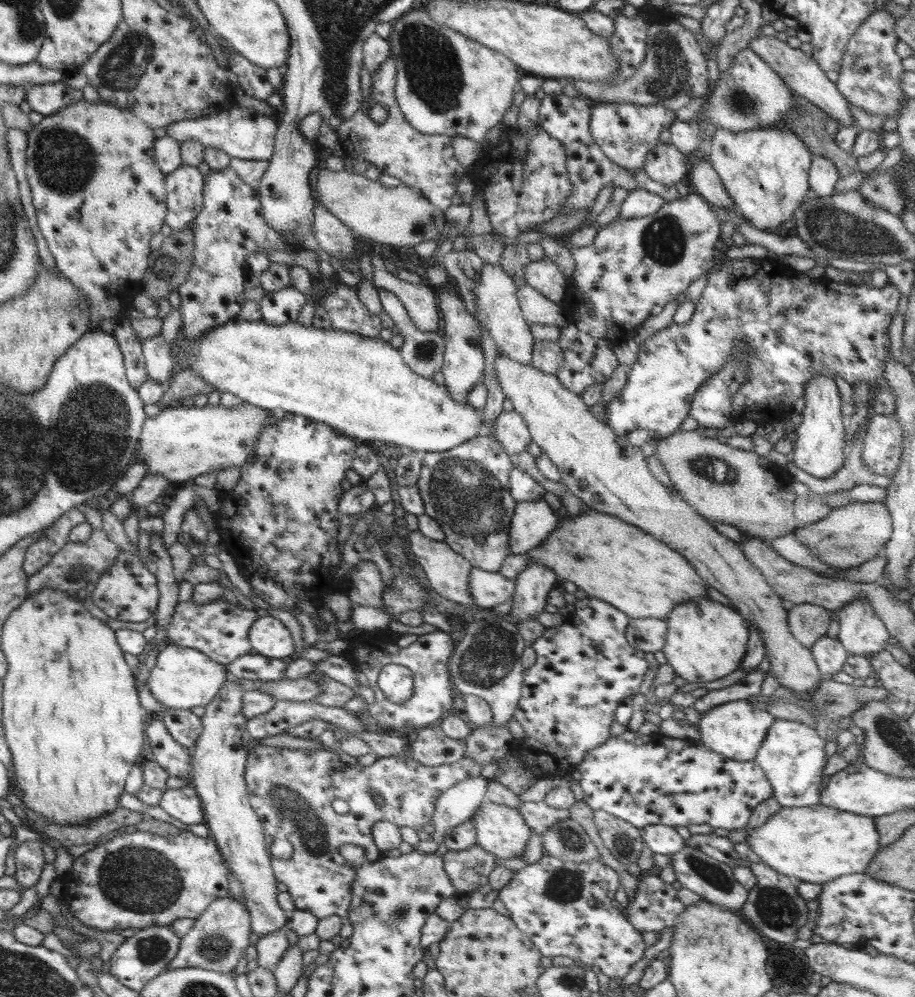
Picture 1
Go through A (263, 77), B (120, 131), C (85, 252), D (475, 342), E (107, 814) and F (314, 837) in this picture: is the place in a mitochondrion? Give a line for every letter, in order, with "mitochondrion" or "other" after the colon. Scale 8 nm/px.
A: other
B: other
C: other
D: other
E: other
F: mitochondrion

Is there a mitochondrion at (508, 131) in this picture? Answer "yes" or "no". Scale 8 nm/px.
no

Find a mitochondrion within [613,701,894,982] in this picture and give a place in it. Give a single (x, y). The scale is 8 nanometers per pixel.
(775, 909)

